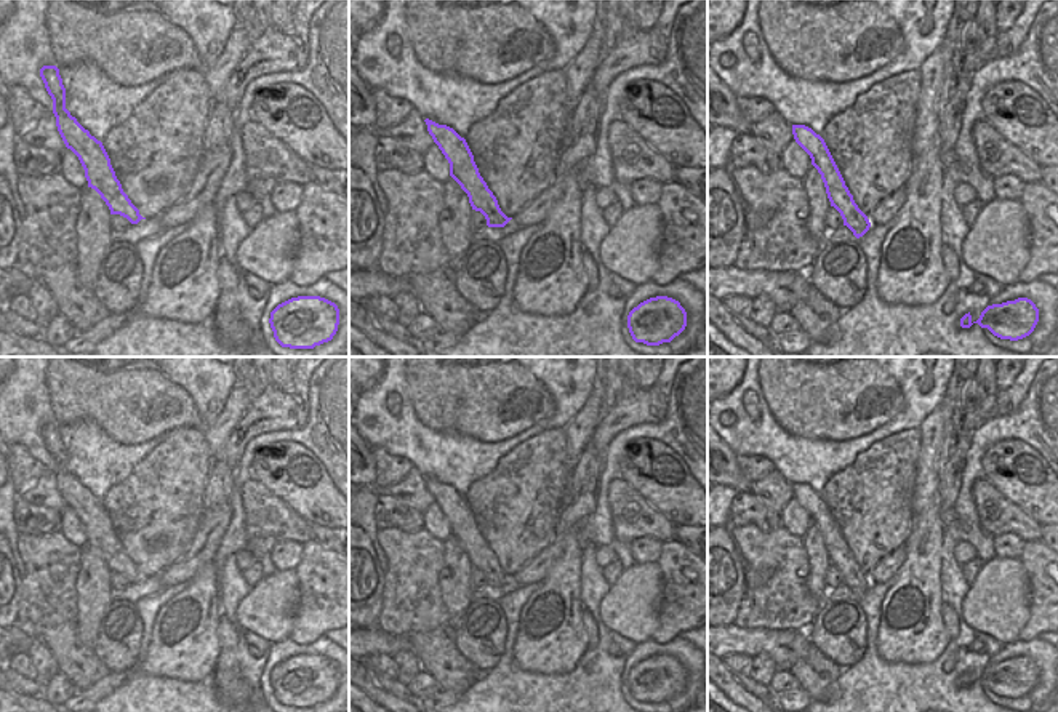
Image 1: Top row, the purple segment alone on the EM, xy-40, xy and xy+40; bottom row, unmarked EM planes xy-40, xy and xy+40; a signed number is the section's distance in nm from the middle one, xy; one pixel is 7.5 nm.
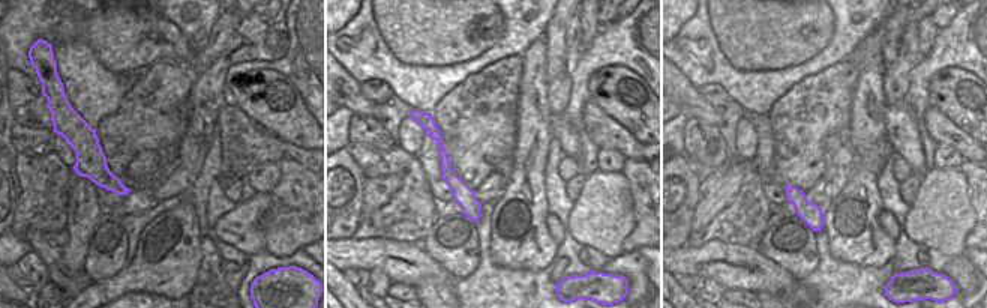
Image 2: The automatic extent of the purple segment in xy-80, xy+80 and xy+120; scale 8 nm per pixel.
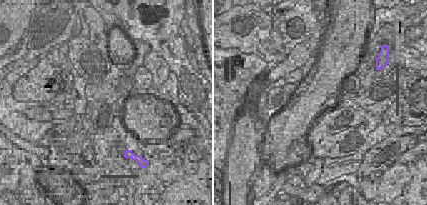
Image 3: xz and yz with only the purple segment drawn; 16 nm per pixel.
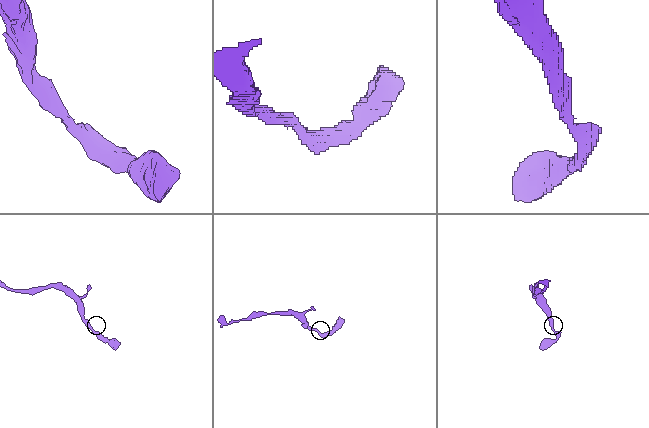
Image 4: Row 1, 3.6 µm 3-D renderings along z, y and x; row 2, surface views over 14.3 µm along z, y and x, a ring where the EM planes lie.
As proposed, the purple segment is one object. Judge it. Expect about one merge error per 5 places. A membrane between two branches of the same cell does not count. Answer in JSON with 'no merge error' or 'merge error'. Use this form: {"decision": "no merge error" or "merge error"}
{"decision": "no merge error"}

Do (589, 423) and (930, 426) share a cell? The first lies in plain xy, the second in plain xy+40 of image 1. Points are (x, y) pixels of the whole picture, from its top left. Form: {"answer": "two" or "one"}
{"answer": "one"}

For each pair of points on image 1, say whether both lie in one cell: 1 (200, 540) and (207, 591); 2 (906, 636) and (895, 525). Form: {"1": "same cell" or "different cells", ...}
{"1": "different cells", "2": "different cells"}

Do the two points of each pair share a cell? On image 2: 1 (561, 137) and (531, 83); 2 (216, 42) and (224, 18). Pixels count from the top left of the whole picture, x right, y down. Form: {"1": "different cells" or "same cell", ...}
{"1": "different cells", "2": "same cell"}

